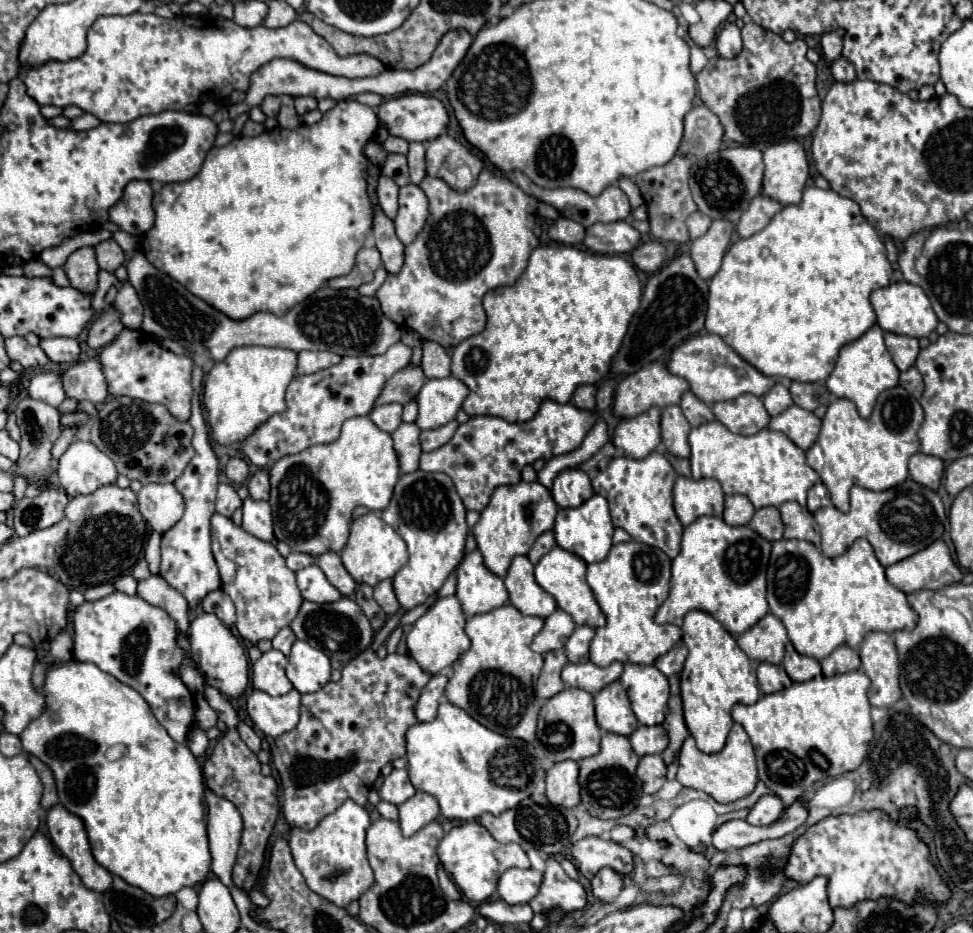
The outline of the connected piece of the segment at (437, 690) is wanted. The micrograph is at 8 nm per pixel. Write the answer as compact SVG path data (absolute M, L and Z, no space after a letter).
M433 676L427 686L421 690L421 696L415 704L415 716L419 722L431 722L437 716L439 698L443 698L443 688L447 684L447 676Z

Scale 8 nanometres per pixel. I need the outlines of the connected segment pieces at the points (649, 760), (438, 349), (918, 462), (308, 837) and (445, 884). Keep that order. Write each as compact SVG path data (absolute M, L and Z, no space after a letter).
M661 754L643 756L637 766L637 776L643 784L643 792L647 792L647 794L657 792L665 784L665 772L667 772L667 766L665 766Z
M423 342L423 360L421 370L425 378L447 378L451 374L451 358L447 350L437 342Z
M917 452L911 456L909 460L909 474L915 482L937 490L941 484L941 476L943 476L945 464L941 458L937 456L927 456L923 452Z
M347 800L333 814L325 816L315 830L291 830L289 848L307 886L317 896L333 902L339 908L347 908L353 900L359 900L361 894L375 882L375 874L365 854L365 830L369 824L371 820L367 810L353 800Z
M439 866L439 886L441 886L441 890L443 890L443 894L449 898L449 900L461 900L461 892L457 890L457 886L449 880L449 876L447 876L447 872Z

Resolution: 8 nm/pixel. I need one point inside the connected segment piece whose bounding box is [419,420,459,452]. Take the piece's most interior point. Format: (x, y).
(430, 439)

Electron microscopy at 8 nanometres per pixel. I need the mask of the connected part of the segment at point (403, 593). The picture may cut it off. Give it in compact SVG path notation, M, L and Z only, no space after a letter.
M411 472L403 474L393 490L393 498L381 516L395 528L409 548L409 562L393 576L393 588L403 610L423 604L435 594L449 574L463 560L463 550L469 534L465 522L465 506L453 486L453 480L443 472Z

